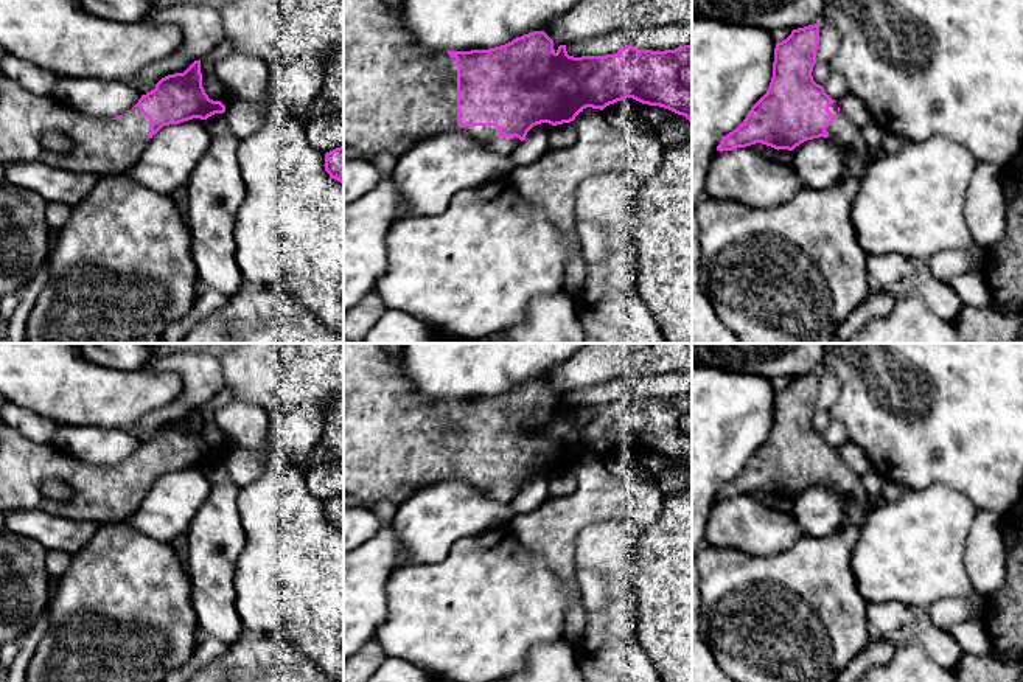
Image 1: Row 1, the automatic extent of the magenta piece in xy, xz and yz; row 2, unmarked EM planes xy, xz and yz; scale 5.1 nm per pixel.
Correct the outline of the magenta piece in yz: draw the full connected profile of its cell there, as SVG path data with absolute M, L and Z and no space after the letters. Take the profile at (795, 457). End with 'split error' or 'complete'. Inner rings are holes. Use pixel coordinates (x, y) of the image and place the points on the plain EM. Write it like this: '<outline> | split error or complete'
M819 371L793 378L791 382L776 391L773 426L766 441L751 455L743 471L721 486L717 499L732 499L756 491L774 497L793 499L796 494L813 486L830 486L846 502L844 525L861 527L869 513L871 496L852 469L840 458L822 433L813 429L812 419L816 412L819 391Z | split error

